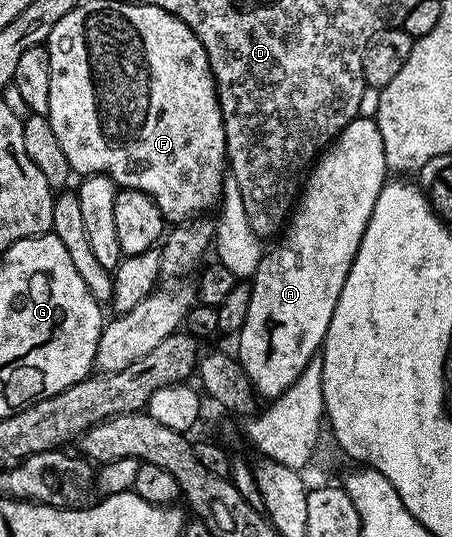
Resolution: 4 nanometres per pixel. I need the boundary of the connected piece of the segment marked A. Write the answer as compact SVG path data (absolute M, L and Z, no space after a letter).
M365 117L352 118L341 133L321 151L304 179L299 201L280 235L281 243L270 254L268 251L262 257L251 279L251 304L247 308L247 320L235 338L235 357L262 399L272 400L280 396L289 385L298 380L314 354L324 347L339 292L343 292L347 272L351 272L351 264L359 252L359 244L371 220L375 200L379 200L379 192L386 184L383 136L377 127L376 117Z

